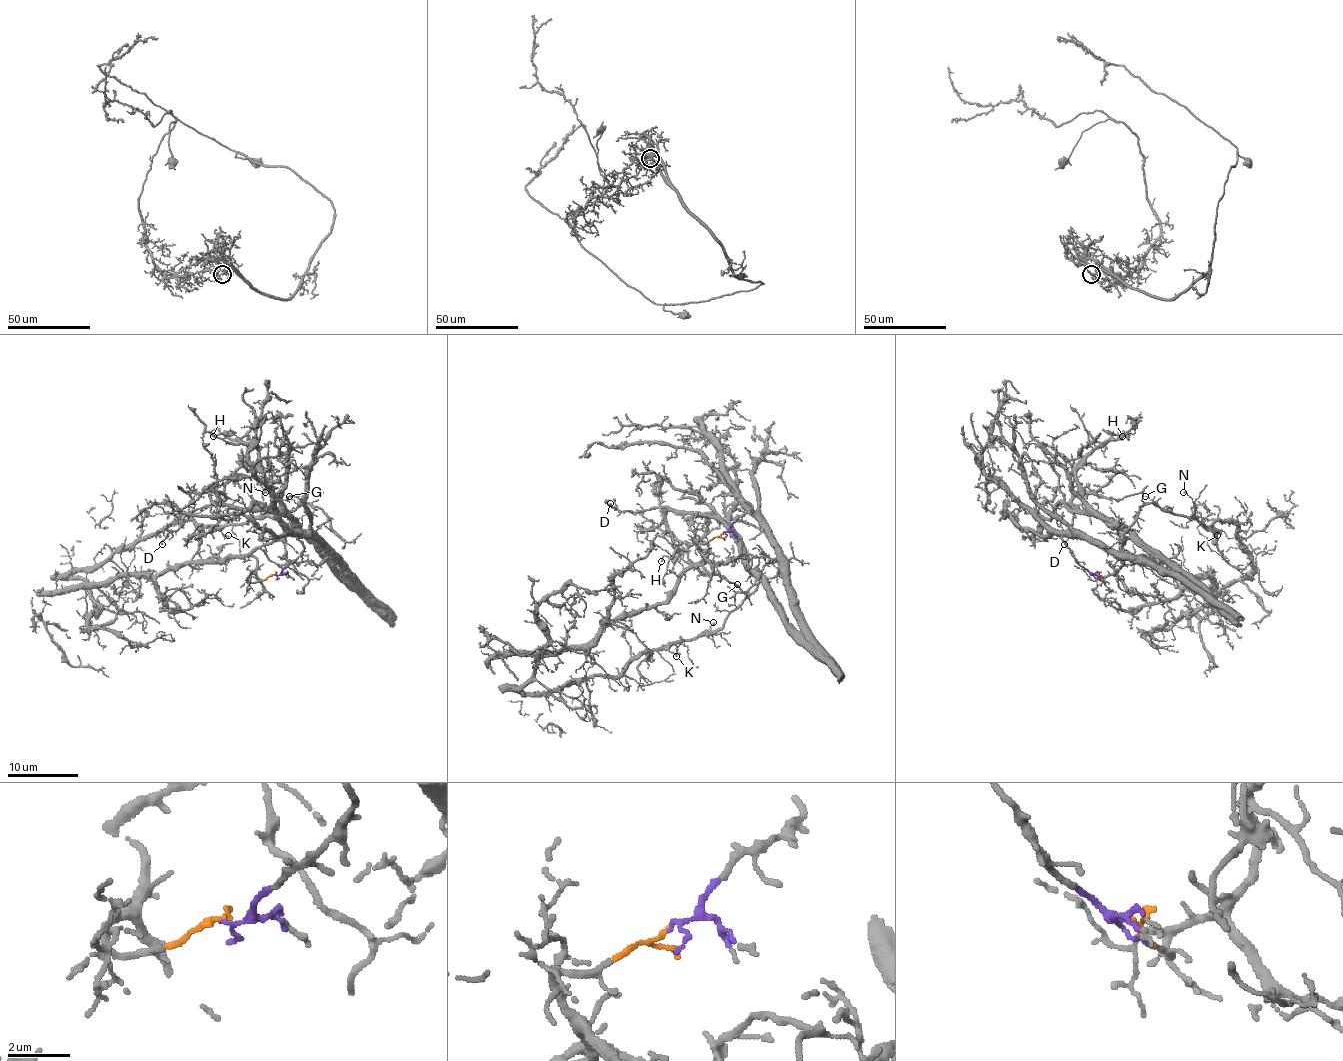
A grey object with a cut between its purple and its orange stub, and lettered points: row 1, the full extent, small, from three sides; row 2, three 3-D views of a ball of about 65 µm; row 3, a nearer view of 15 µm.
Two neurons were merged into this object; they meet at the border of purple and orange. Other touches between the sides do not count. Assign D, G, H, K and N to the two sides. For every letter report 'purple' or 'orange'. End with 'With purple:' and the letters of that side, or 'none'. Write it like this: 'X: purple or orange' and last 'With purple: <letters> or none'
D: purple
G: orange
H: purple
K: orange
N: orange
With purple: D, H

